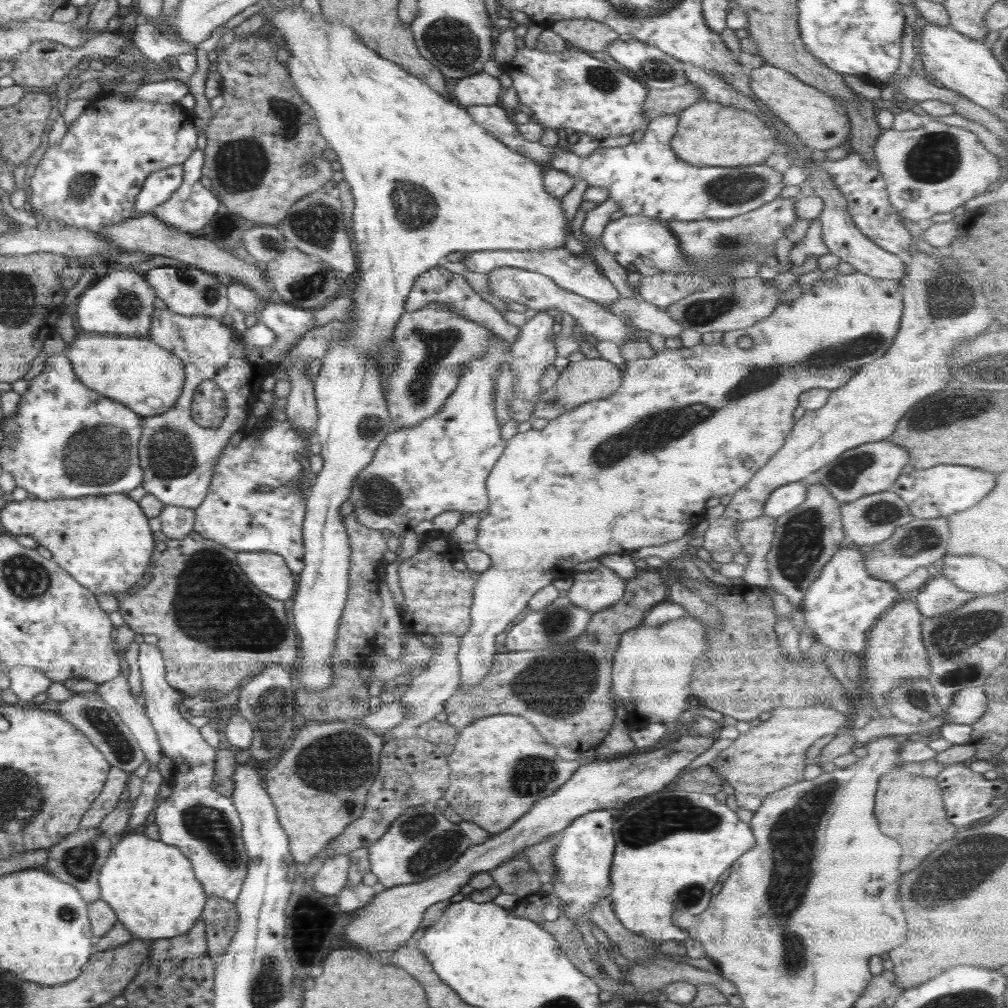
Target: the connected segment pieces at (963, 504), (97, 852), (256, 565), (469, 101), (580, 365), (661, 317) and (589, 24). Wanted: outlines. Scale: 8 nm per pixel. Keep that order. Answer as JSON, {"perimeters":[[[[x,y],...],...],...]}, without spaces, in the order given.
{"perimeters":[[[[939,464],[934,468],[915,469],[910,474],[900,474],[899,478],[890,486],[910,509],[912,515],[918,519],[930,519],[950,516],[954,512],[966,510],[982,500],[992,488],[996,486],[996,476],[986,470],[966,468],[966,466],[948,466]]],[[[98,827],[76,830],[62,839],[60,843],[48,848],[48,860],[45,862],[46,870],[65,881],[66,884],[71,884],[77,888],[86,901],[96,903],[101,898],[101,868],[105,866],[106,859],[109,858],[114,842],[114,838],[108,838]]],[[[268,551],[237,552],[236,561],[254,586],[276,600],[288,602],[297,582],[283,556]]],[[[485,71],[462,78],[454,88],[454,97],[464,107],[496,105],[500,81]]],[[[590,357],[577,362],[570,362],[559,374],[555,384],[542,392],[534,405],[531,421],[536,418],[546,418],[548,421],[571,411],[578,405],[592,400],[602,400],[618,390],[622,384],[622,373],[618,365],[602,357]]],[[[618,298],[608,309],[623,320],[630,318],[638,329],[657,333],[662,337],[679,337],[685,330],[683,324],[668,314],[668,311],[647,303],[642,298]]],[[[566,19],[555,22],[551,29],[559,34],[568,46],[583,51],[605,51],[608,44],[619,38],[607,24],[590,19]]]]}

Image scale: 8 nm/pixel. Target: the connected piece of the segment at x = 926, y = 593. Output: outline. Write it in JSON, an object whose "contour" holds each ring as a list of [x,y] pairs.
{"contour":[[[942,574],[930,579],[916,596],[917,608],[924,617],[950,612],[974,598],[972,592],[962,591]]]}

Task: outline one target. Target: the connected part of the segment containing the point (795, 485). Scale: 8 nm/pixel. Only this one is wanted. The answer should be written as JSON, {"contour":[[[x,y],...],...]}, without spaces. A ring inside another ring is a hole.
{"contour":[[[799,481],[784,484],[770,493],[766,504],[764,504],[764,515],[772,516],[775,519],[796,508],[798,504],[804,502],[806,498],[806,488],[804,483]]]}

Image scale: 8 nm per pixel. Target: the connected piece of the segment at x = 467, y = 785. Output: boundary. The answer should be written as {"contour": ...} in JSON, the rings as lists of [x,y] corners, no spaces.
{"contour":[[[504,714],[467,724],[459,732],[454,752],[446,760],[449,783],[444,800],[462,821],[478,824],[491,835],[512,826],[537,800],[554,794],[584,763],[579,758],[562,759],[530,722],[520,716]]]}

